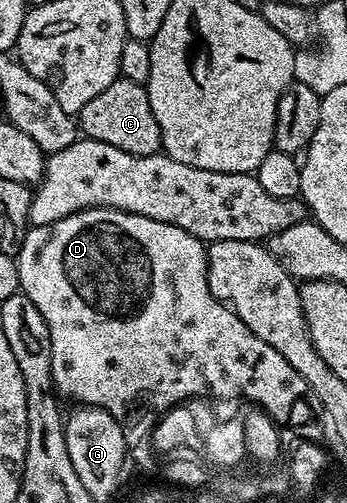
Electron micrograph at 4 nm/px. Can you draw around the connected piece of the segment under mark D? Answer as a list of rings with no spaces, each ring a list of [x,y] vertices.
[[[83,208],[83,210],[82,210],[82,211],[80,211],[80,212],[75,212],[75,213],[74,213],[74,214],[70,214],[70,215],[69,215],[69,216],[67,216],[67,217],[66,217],[66,218],[62,218],[62,219],[61,219],[61,220],[59,220],[59,221],[58,221],[58,222],[50,222],[50,223],[49,223],[49,224],[38,224],[38,225],[35,225],[35,226],[32,226],[32,227],[29,227],[29,228],[28,228],[28,229],[27,229],[27,231],[25,231],[25,232],[24,232],[24,233],[23,233],[23,236],[22,236],[22,239],[24,239],[24,241],[22,241],[22,242],[21,242],[21,244],[20,244],[20,252],[19,252],[19,251],[18,251],[18,255],[17,255],[17,256],[16,256],[16,265],[17,265],[17,266],[18,266],[18,274],[19,274],[19,275],[20,275],[20,292],[21,292],[21,293],[22,293],[22,295],[24,295],[24,296],[25,296],[25,297],[26,297],[26,298],[30,298],[30,302],[34,302],[34,306],[38,306],[38,314],[42,314],[42,318],[46,318],[46,326],[47,326],[47,327],[48,327],[48,329],[49,329],[49,330],[50,330],[50,366],[51,366],[51,367],[52,367],[52,386],[53,386],[53,389],[55,389],[55,391],[56,391],[56,392],[57,392],[57,393],[59,393],[59,395],[60,395],[60,396],[61,396],[61,397],[64,397],[64,396],[69,396],[69,398],[70,398],[70,399],[72,399],[72,400],[76,400],[76,401],[72,401],[72,402],[75,402],[75,403],[76,403],[76,404],[77,404],[77,405],[80,405],[80,406],[91,406],[91,407],[94,407],[94,408],[101,408],[101,409],[102,409],[102,410],[106,410],[106,411],[107,411],[107,412],[108,412],[108,413],[109,413],[109,414],[111,414],[111,415],[112,415],[112,416],[113,416],[113,417],[114,417],[114,419],[115,419],[115,420],[118,420],[118,421],[121,421],[121,422],[124,422],[124,421],[127,421],[127,420],[128,420],[128,419],[129,419],[129,418],[132,418],[132,419],[133,419],[133,420],[135,420],[135,421],[139,421],[139,420],[140,420],[140,419],[142,419],[142,418],[143,418],[143,416],[145,416],[145,417],[146,417],[146,418],[152,418],[152,419],[154,419],[154,420],[156,420],[156,419],[157,419],[157,416],[158,416],[158,414],[159,414],[159,413],[162,413],[162,412],[166,412],[166,411],[168,411],[168,410],[169,410],[169,409],[171,409],[171,408],[173,408],[173,406],[174,406],[174,405],[175,405],[175,404],[176,404],[176,403],[185,403],[185,402],[192,402],[192,401],[195,401],[195,400],[196,400],[196,399],[197,399],[197,398],[204,398],[204,397],[200,397],[200,396],[204,396],[204,395],[208,395],[208,396],[221,396],[221,398],[222,398],[222,399],[224,399],[224,400],[236,400],[236,399],[238,399],[238,398],[239,398],[239,396],[241,396],[241,398],[242,398],[242,399],[244,399],[244,400],[253,400],[253,402],[254,402],[254,403],[252,403],[252,404],[253,404],[253,405],[256,405],[256,406],[259,406],[259,407],[260,407],[260,408],[261,408],[261,409],[263,409],[263,411],[264,411],[264,412],[266,412],[266,413],[267,413],[267,414],[268,414],[268,415],[270,415],[270,416],[272,416],[272,417],[273,417],[273,419],[275,419],[275,420],[276,420],[276,422],[277,422],[277,425],[280,425],[280,426],[283,426],[283,424],[285,424],[285,426],[286,426],[286,427],[288,427],[288,428],[289,428],[289,430],[290,430],[290,431],[292,431],[292,432],[297,432],[297,434],[298,434],[298,436],[297,436],[297,437],[299,437],[299,439],[300,439],[300,440],[301,440],[301,441],[315,441],[315,442],[320,442],[320,441],[323,441],[323,439],[322,439],[322,438],[323,438],[323,436],[324,436],[324,428],[325,428],[325,432],[326,432],[326,417],[325,417],[325,415],[324,415],[324,408],[323,408],[323,407],[322,407],[322,405],[321,405],[321,404],[320,404],[320,403],[319,403],[319,402],[318,402],[318,394],[314,394],[314,390],[310,390],[310,386],[306,386],[306,378],[302,378],[302,374],[298,374],[298,370],[294,370],[294,366],[290,366],[290,362],[286,362],[286,358],[282,358],[282,354],[278,354],[278,350],[274,350],[274,346],[266,346],[266,342],[262,342],[262,338],[258,338],[258,337],[257,337],[257,336],[256,336],[256,335],[254,335],[254,334],[253,334],[253,332],[252,332],[252,331],[251,331],[251,330],[250,330],[250,326],[246,326],[246,322],[242,322],[242,318],[238,318],[238,314],[234,314],[234,313],[233,313],[233,312],[231,312],[231,310],[229,310],[229,308],[228,308],[228,307],[226,307],[226,306],[225,306],[225,304],[224,304],[224,303],[223,303],[223,302],[222,302],[222,301],[221,301],[221,300],[216,300],[216,299],[215,299],[215,298],[214,298],[214,294],[210,294],[210,290],[209,290],[209,289],[208,289],[208,254],[207,254],[207,251],[206,251],[206,244],[205,244],[205,241],[203,241],[203,240],[199,240],[199,239],[198,239],[198,238],[194,238],[194,237],[193,237],[193,236],[191,236],[191,235],[190,235],[190,234],[186,234],[186,230],[182,230],[182,229],[181,229],[181,228],[179,228],[179,227],[178,227],[178,226],[170,226],[170,225],[169,225],[169,224],[167,224],[167,223],[166,223],[166,222],[154,222],[154,218],[142,218],[142,217],[141,217],[141,216],[139,216],[139,215],[138,215],[138,214],[130,214],[130,213],[129,213],[129,212],[119,212],[119,211],[118,211],[118,210],[114,210],[114,209],[113,209],[113,208]]]

